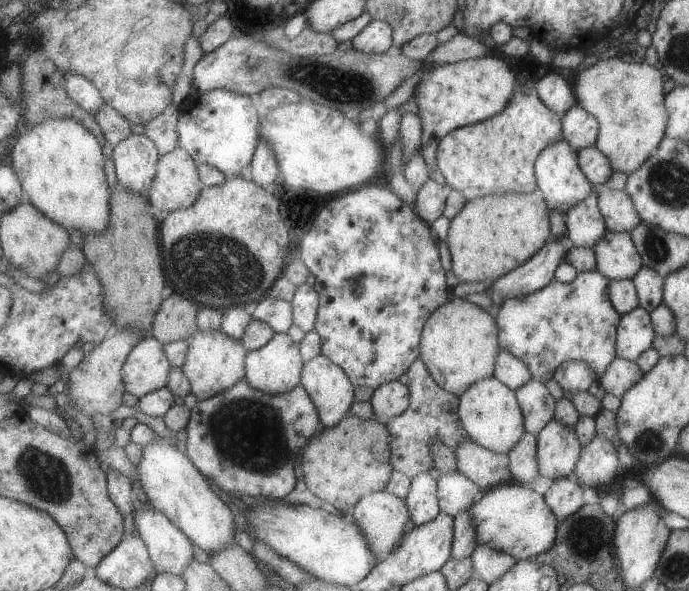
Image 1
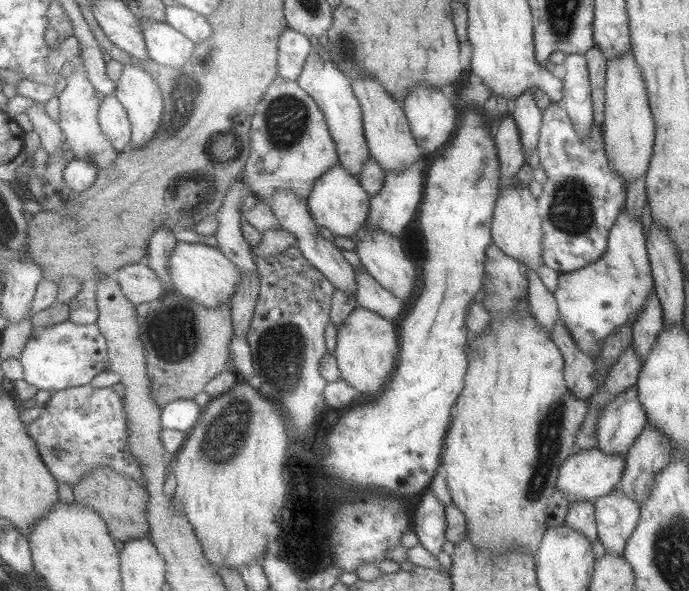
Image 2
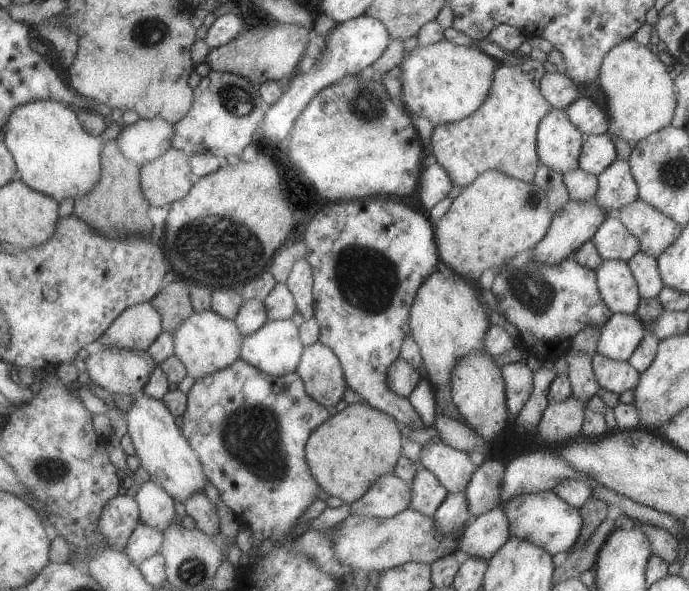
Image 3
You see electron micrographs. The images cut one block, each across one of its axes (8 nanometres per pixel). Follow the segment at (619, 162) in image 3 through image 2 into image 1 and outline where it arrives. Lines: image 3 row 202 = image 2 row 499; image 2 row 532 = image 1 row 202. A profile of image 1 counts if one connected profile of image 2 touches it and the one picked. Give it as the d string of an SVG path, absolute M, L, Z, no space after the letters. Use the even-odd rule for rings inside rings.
M603 184L599 186L596 201L607 231L629 234L640 222L633 203L624 190L607 189Z

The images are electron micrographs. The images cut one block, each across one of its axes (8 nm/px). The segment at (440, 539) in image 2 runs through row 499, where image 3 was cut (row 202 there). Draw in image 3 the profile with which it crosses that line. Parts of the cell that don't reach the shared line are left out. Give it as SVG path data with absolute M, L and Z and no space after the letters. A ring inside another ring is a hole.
M438 162L424 169L419 182L418 195L421 204L429 211L435 204L449 196L453 190L453 180L449 172Z

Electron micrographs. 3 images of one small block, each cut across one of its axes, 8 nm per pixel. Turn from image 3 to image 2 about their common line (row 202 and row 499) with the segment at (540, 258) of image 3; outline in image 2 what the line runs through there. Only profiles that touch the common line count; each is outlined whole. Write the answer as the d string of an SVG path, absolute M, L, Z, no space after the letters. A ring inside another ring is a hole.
M597 447L581 449L561 464L555 487L569 503L576 500L594 501L616 489L624 468L624 454L603 454Z

